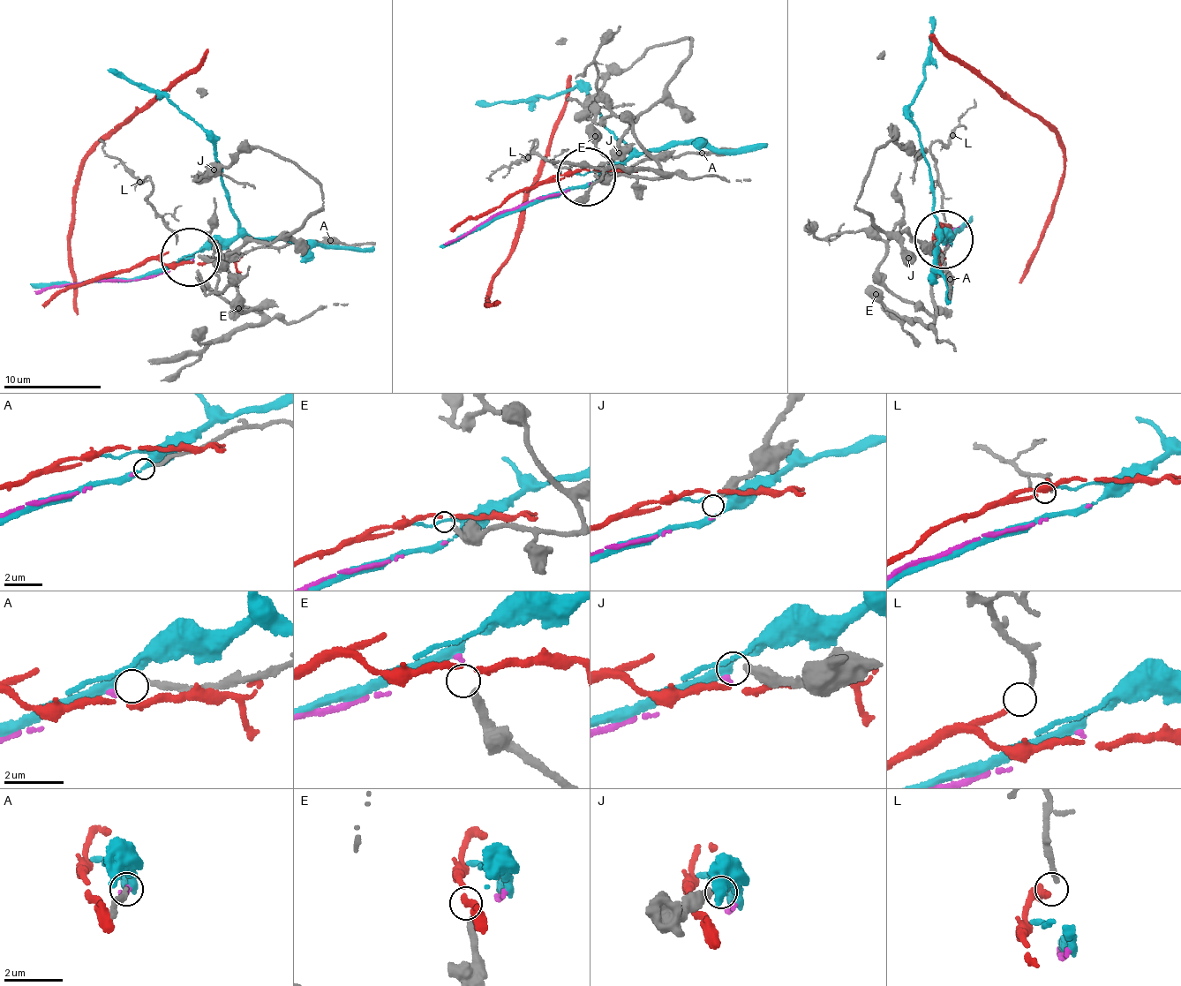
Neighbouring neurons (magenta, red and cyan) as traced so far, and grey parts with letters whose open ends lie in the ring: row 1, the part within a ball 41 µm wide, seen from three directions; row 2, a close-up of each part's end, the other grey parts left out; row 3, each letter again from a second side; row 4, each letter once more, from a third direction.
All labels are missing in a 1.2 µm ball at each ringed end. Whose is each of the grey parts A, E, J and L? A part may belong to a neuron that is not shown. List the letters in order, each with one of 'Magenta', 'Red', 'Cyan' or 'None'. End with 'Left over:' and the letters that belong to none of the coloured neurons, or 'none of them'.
A: Magenta
E: None
J: None
L: Red
Left over: E, J

